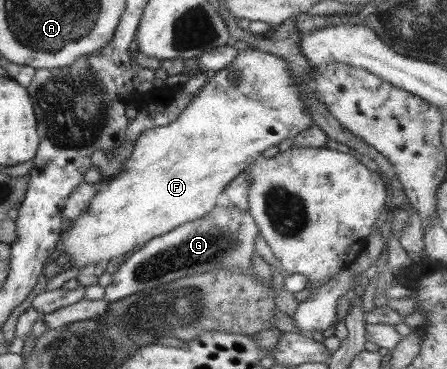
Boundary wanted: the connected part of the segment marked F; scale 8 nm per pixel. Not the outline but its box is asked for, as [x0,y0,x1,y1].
[56,48,313,271]

